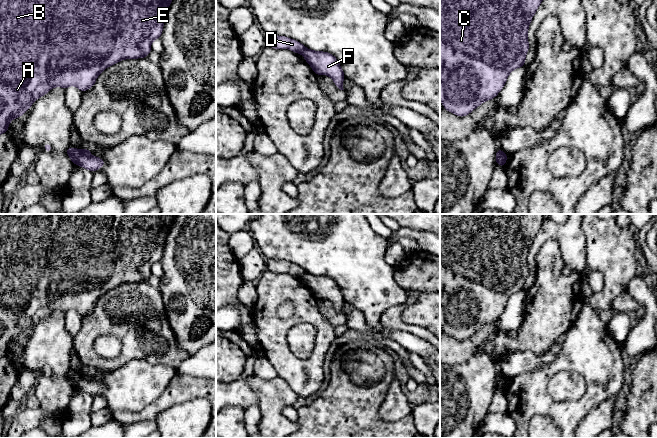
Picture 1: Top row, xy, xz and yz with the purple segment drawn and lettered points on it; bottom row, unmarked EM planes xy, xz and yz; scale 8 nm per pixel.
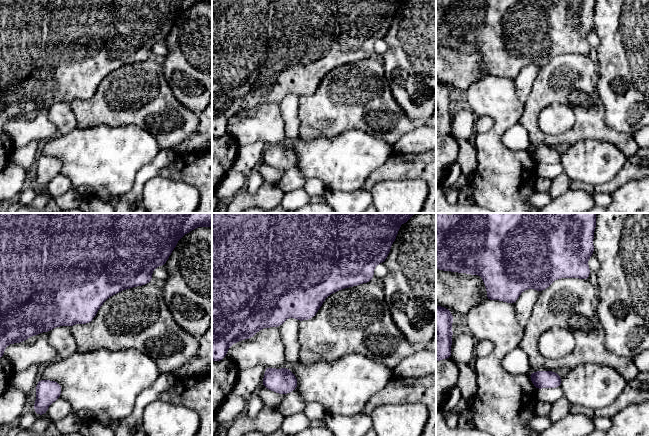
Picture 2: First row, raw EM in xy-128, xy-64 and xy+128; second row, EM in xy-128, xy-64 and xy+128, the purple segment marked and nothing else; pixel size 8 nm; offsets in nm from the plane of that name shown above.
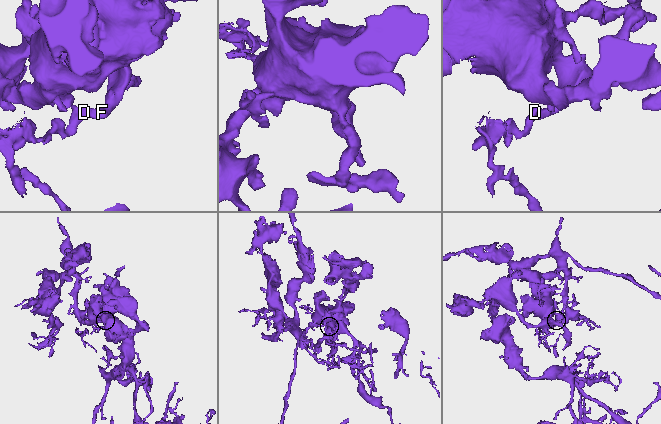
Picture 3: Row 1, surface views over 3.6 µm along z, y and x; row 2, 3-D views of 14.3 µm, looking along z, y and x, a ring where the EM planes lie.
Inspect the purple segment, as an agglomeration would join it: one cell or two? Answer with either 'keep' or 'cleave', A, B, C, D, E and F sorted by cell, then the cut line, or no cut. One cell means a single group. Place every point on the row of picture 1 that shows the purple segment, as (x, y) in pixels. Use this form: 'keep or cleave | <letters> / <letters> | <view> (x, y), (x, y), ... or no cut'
cleave | A B C E F / D | xy (82, 150), (76, 164)

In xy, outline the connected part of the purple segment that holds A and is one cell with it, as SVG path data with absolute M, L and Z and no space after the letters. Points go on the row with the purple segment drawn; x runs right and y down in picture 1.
M0 0L0 135L9 132L9 123L30 109L40 97L54 87L76 86L82 93L92 88L101 72L125 59L145 58L151 43L163 32L167 10L172 0Z

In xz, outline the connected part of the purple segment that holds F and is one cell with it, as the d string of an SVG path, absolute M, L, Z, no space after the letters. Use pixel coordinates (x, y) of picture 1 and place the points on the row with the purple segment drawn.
M305 48L302 56L306 62L311 66L316 75L327 75L331 77L334 84L340 90L343 89L343 80L345 74L340 66L337 58L329 52L314 51Z

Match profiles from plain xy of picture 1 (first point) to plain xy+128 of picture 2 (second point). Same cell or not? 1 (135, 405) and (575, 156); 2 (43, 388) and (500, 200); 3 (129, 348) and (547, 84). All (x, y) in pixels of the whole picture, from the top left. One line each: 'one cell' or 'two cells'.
1: one cell
2: one cell
3: one cell

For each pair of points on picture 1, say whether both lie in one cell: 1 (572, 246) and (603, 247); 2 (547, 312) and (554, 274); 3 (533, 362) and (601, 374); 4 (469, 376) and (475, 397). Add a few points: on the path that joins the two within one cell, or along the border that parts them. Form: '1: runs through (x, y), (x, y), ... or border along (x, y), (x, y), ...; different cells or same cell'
1: border along (580, 224), (585, 238), (586, 269); different cells
2: runs through (552, 303), (552, 283); same cell
3: border along (562, 345), (557, 356), (550, 363), (526, 373); different cells
4: runs through (469, 381), (470, 392); same cell

